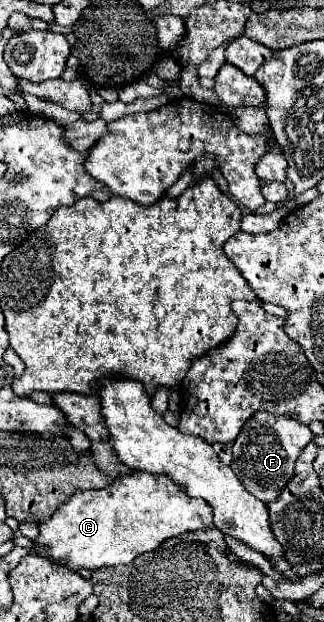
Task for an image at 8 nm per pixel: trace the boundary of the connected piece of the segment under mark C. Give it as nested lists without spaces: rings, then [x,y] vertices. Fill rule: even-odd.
[[[133,471],[129,475],[115,479],[111,485],[103,489],[75,493],[67,503],[63,503],[53,513],[49,521],[41,523],[37,543],[49,547],[49,557],[53,563],[63,563],[69,569],[97,569],[105,565],[107,567],[127,565],[137,555],[157,549],[165,539],[177,537],[179,533],[209,527],[213,527],[213,521],[211,521],[211,505],[207,505],[207,501],[187,497],[187,493],[183,493],[183,489],[179,489],[179,485],[171,481],[171,477]]]

